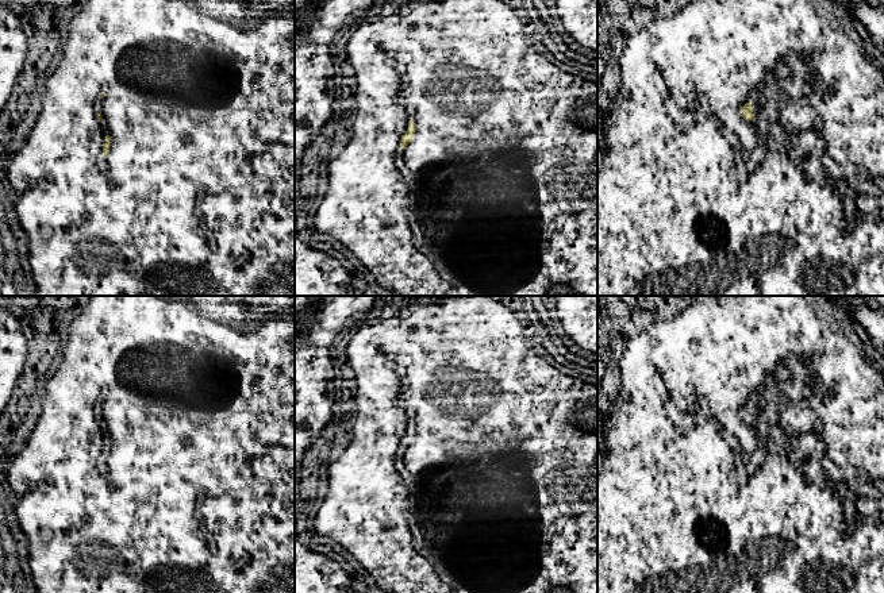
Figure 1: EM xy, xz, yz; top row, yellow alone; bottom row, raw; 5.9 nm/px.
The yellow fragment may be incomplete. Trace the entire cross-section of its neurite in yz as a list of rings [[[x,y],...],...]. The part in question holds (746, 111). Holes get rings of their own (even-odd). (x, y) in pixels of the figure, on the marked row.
[[[752,100],[741,107],[741,115],[745,120],[754,120],[765,122],[766,119],[770,120],[770,124],[775,123],[775,115],[772,112],[765,112],[760,108],[758,100]]]

